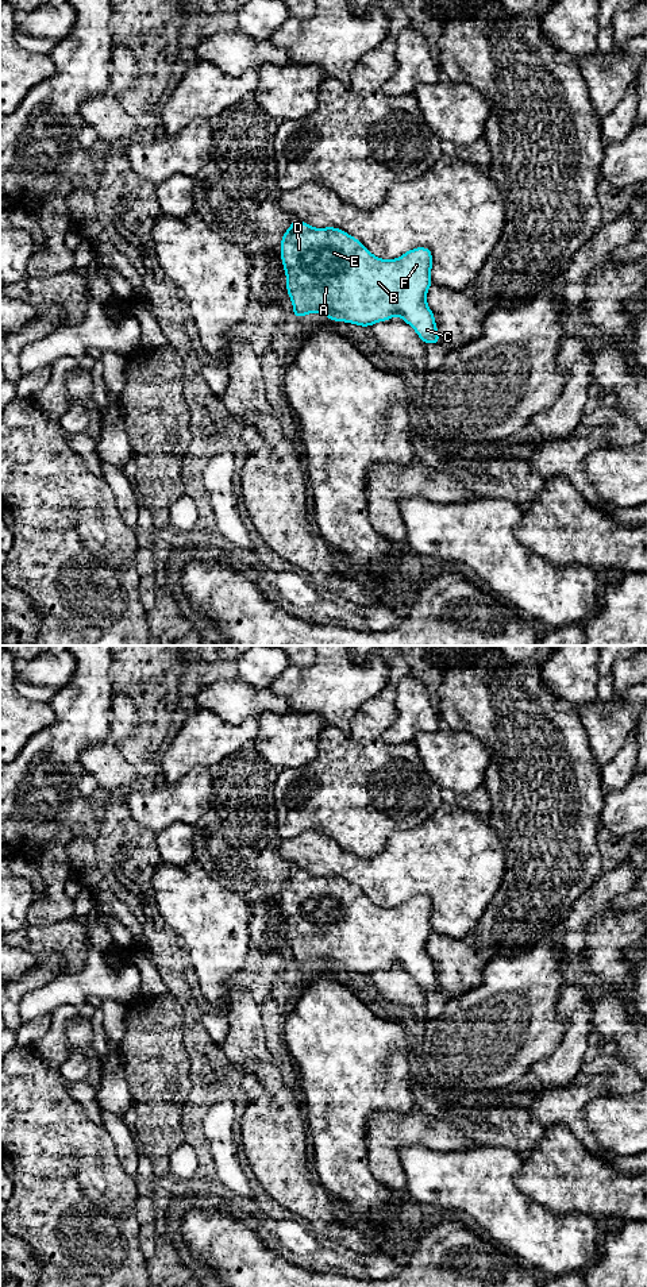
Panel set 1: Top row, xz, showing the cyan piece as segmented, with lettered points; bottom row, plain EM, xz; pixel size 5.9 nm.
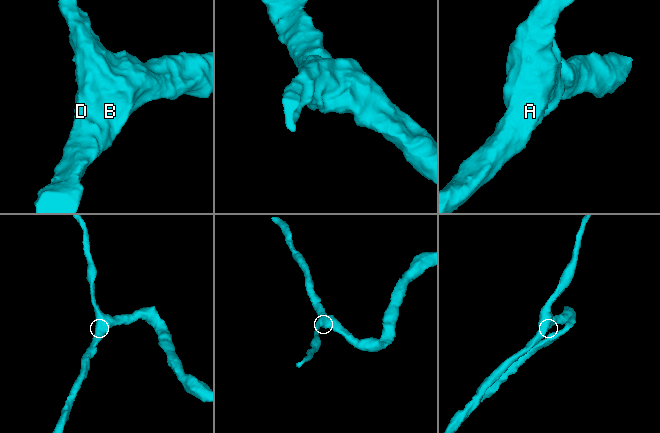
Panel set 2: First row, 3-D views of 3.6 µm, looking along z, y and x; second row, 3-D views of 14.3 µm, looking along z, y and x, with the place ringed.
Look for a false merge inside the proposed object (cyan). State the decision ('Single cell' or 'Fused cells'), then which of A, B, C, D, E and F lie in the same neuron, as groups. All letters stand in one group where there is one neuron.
Single cell. Groups: A B C D E F

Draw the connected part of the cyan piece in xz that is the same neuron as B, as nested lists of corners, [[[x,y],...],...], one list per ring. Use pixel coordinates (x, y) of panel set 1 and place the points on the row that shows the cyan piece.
[[[294,220],[282,235],[281,261],[294,317],[320,312],[328,320],[370,327],[400,316],[424,344],[440,344],[434,312],[427,305],[427,292],[432,285],[430,248],[421,246],[396,259],[381,259],[343,230],[313,228],[303,220]]]

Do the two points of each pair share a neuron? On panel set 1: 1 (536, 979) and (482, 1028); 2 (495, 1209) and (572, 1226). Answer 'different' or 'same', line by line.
1: same
2: same

